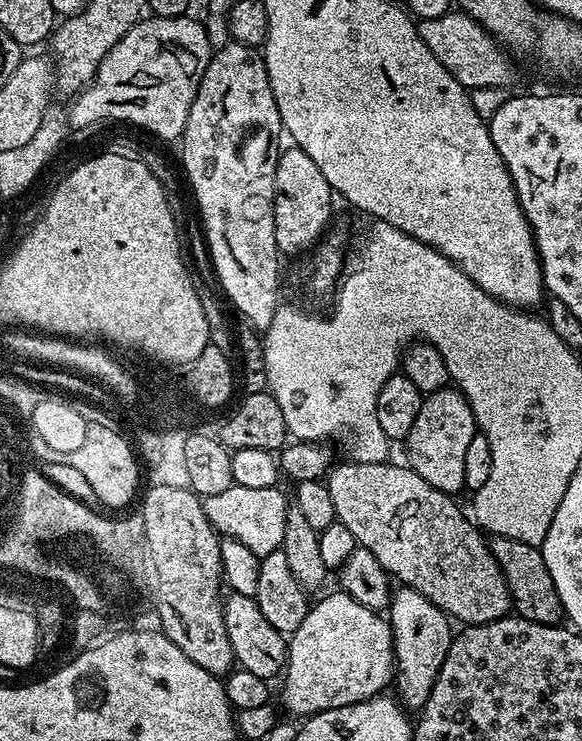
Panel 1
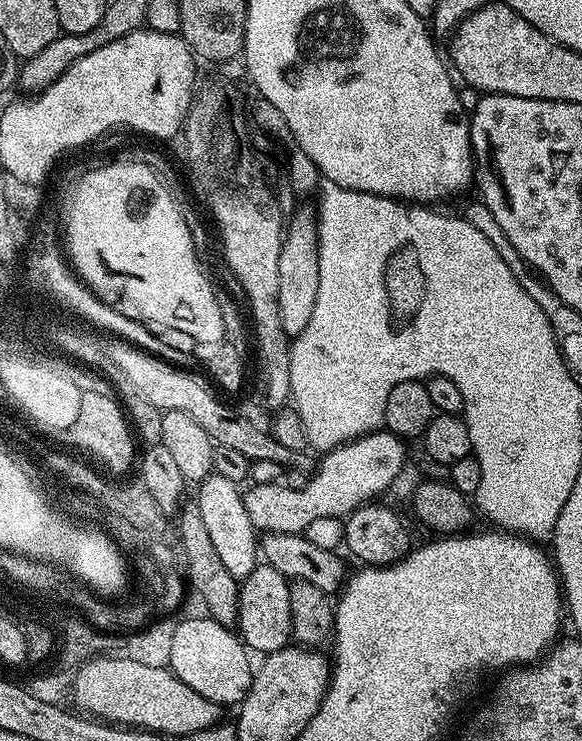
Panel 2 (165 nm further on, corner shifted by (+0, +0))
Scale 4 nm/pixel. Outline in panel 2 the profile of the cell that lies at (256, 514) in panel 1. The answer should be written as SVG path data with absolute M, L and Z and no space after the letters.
M387 430L368 432L356 440L349 440L323 453L314 474L309 475L308 485L302 490L290 489L284 482L252 484L250 490L244 492L246 514L250 514L250 522L261 533L282 534L302 534L317 518L346 518L361 504L383 497L380 495L399 478L408 456L404 444L401 437Z

